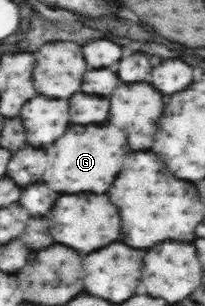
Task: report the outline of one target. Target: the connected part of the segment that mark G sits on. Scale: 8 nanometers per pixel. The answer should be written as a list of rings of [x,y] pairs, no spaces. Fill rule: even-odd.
[[[103,123],[103,125],[87,125],[87,127],[71,125],[61,139],[45,147],[45,153],[51,161],[51,167],[45,171],[43,181],[53,191],[59,193],[91,191],[99,195],[113,185],[131,149],[127,145],[127,135],[119,127],[111,123]]]

